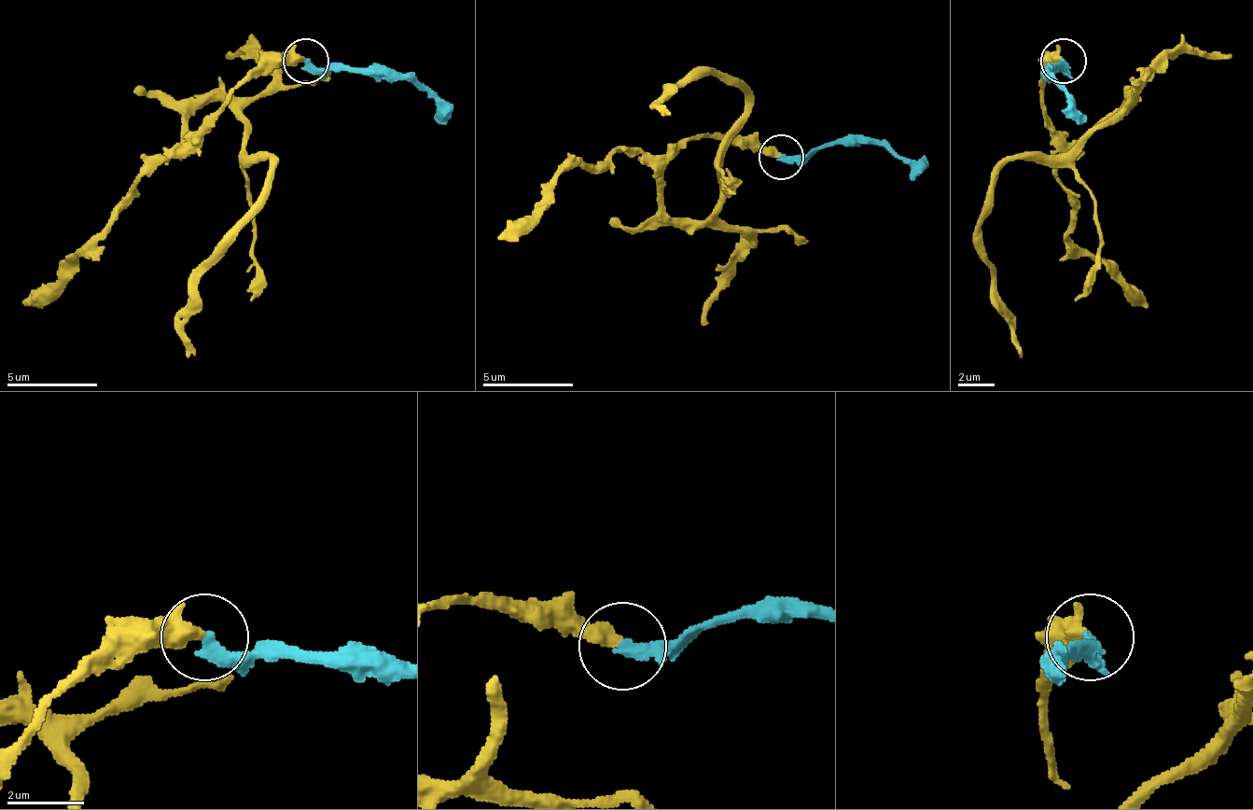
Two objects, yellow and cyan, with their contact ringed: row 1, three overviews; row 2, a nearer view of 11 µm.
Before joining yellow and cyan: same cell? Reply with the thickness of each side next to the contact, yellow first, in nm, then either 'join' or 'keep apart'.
calibres 440 and 340 nm; join

